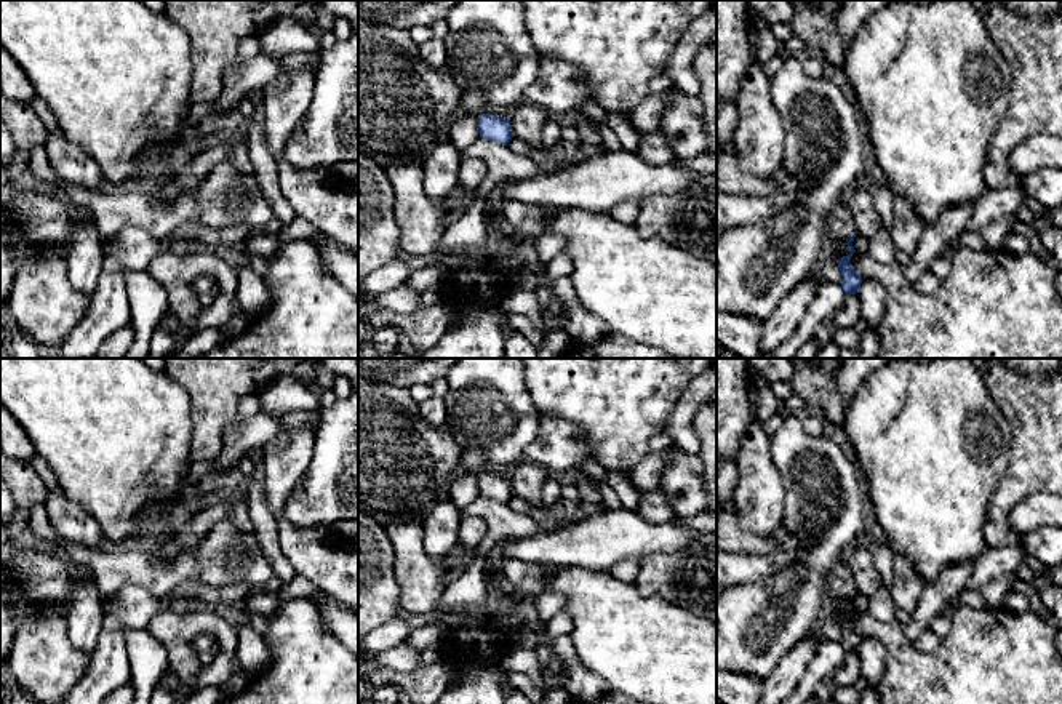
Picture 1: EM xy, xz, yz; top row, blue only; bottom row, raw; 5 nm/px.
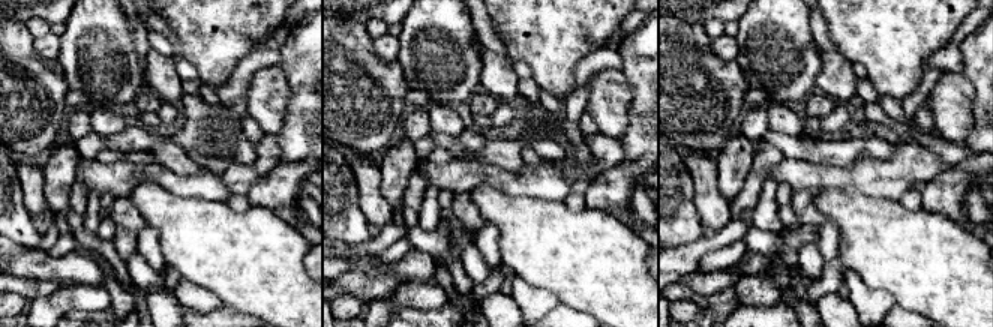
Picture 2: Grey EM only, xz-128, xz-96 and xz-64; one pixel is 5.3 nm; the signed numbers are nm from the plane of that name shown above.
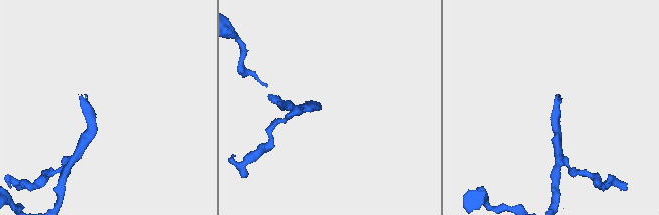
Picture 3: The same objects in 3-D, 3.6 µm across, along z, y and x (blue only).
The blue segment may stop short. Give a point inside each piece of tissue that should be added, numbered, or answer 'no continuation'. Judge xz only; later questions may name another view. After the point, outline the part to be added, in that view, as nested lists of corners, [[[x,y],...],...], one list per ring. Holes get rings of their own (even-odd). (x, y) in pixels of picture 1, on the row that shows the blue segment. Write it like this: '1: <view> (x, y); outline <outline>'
no continuation

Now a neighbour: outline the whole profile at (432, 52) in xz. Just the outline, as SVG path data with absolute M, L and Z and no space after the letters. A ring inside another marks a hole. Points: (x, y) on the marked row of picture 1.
M432 37L419 45L419 54L430 67L445 69L448 54L443 38Z

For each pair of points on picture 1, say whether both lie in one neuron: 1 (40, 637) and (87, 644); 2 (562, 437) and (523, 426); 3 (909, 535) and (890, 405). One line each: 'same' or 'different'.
1: different
2: different
3: same

